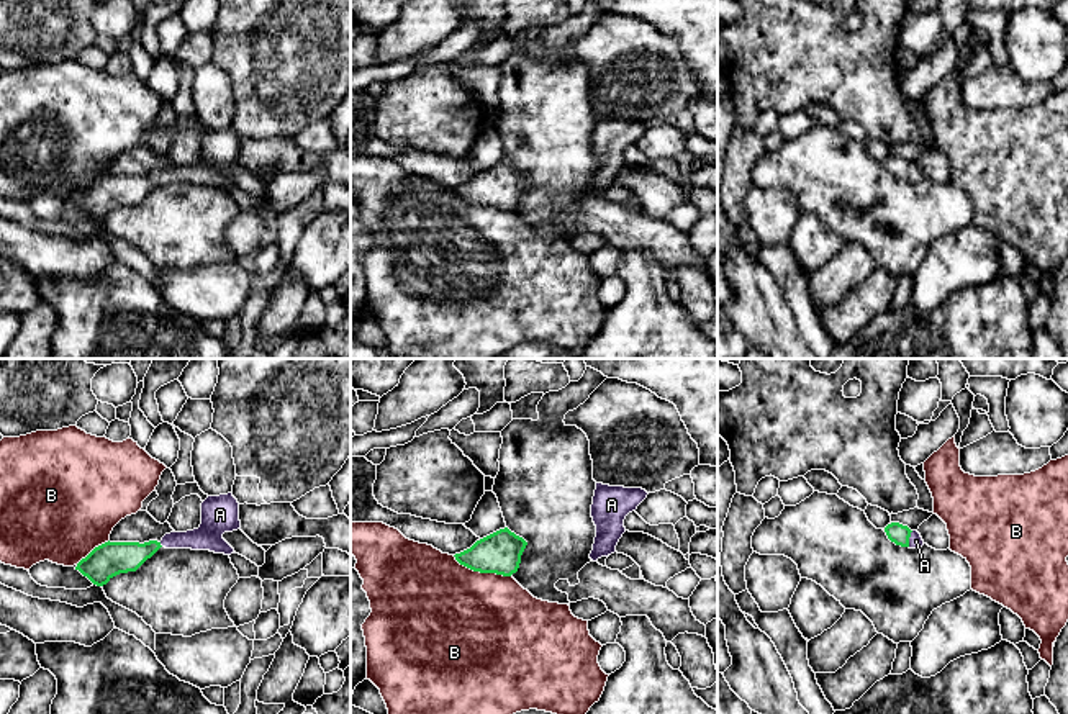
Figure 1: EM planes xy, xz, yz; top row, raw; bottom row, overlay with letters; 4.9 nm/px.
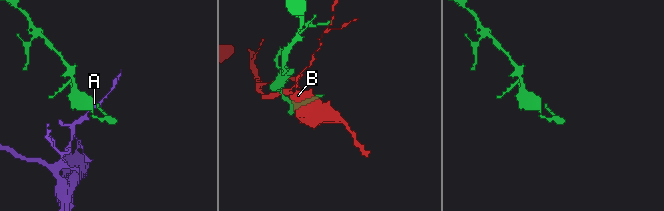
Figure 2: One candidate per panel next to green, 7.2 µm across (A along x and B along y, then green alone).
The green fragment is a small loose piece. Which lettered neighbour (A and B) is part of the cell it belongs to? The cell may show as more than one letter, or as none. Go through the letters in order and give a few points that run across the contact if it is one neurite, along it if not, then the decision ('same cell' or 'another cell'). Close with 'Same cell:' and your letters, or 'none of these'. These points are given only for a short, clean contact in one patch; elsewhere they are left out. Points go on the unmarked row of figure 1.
A: line yz (896, 166), (908, 172), (916, 174); same cell
B: another cell
Same cell: A

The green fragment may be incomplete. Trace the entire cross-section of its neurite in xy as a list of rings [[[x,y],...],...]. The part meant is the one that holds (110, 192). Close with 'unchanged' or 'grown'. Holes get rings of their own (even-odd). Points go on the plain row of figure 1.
[[[233,126],[208,129],[201,136],[201,157],[187,165],[170,165],[161,175],[105,175],[82,192],[75,203],[93,218],[103,219],[120,206],[136,205],[161,180],[210,183],[231,188],[234,182],[223,172],[224,165],[241,162],[239,136]]]; grown

